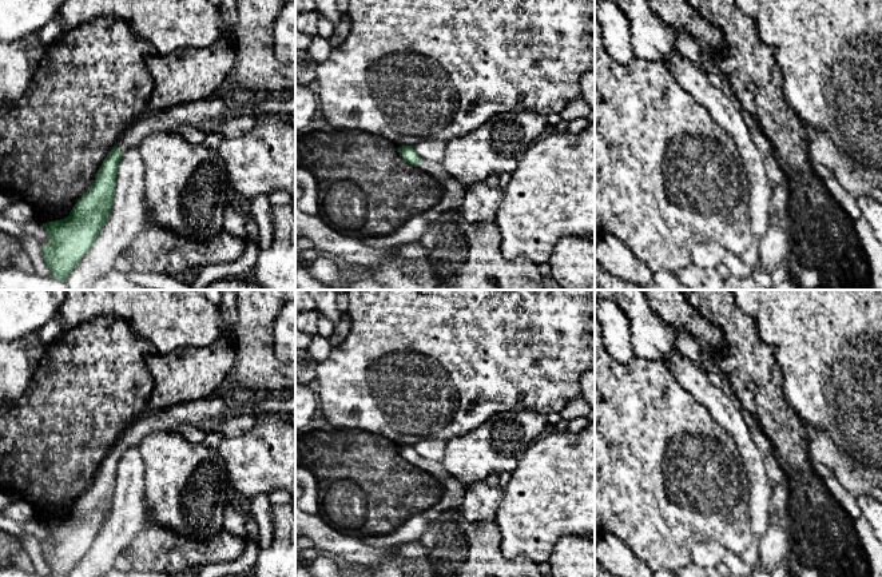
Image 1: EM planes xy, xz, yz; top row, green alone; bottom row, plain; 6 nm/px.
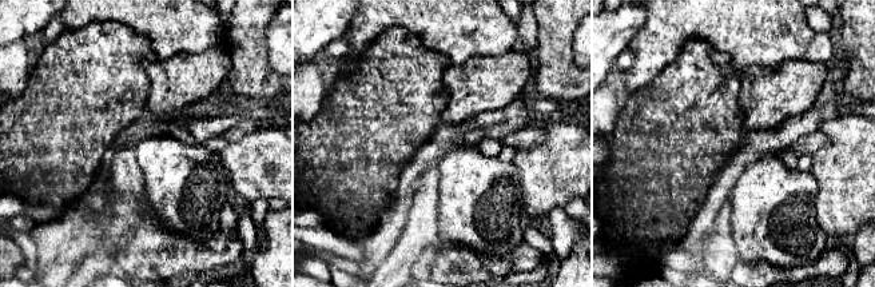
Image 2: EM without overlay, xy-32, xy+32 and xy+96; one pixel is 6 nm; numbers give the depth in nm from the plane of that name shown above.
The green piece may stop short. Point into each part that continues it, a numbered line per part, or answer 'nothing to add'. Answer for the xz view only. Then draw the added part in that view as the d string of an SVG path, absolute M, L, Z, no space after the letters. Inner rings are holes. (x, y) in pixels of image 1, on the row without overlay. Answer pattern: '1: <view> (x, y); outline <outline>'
1: xz (433, 468); outline M421 457L417 467L440 481L449 478L441 462Z

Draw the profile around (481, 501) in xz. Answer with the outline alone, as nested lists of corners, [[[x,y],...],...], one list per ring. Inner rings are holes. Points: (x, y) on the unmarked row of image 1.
[[[485,481],[465,488],[465,498],[458,505],[464,518],[470,522],[494,520],[504,492],[498,485],[489,486]]]

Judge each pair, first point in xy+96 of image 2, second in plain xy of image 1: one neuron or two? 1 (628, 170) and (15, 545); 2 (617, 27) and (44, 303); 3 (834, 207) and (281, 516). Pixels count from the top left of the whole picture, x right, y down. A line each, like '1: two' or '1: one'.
1: two
2: one
3: two

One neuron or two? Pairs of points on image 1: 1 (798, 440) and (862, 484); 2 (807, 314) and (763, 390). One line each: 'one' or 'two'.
1: two
2: two

